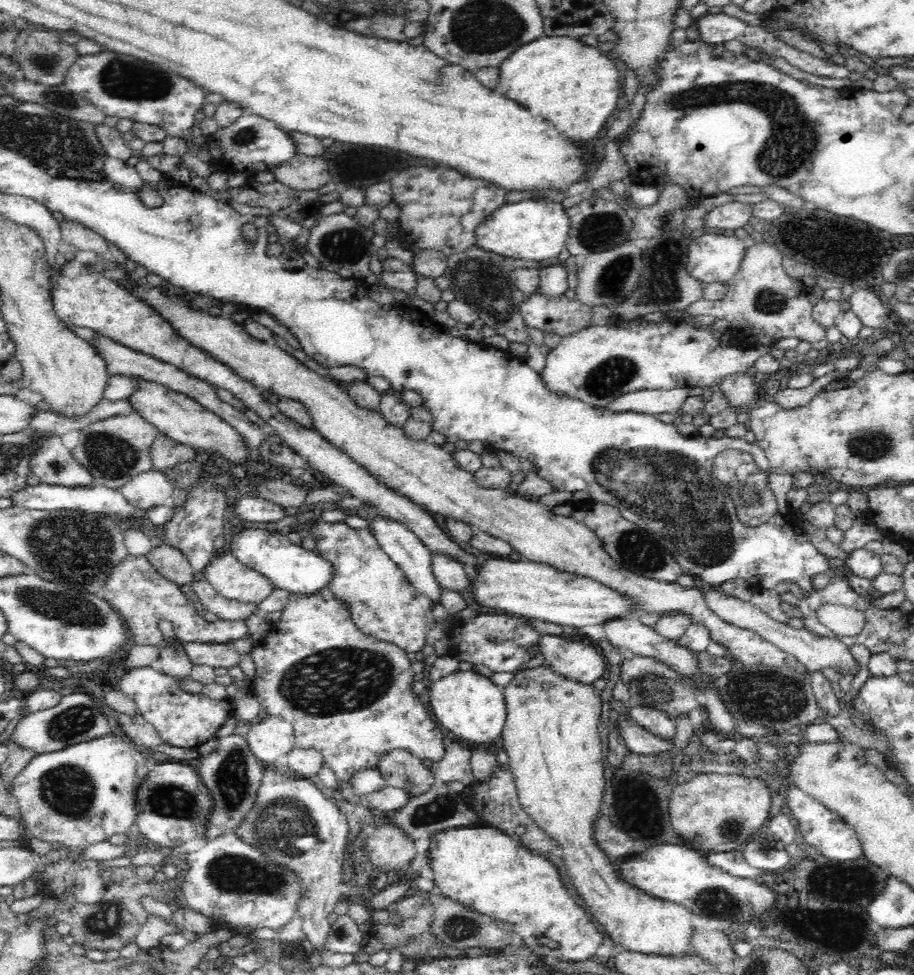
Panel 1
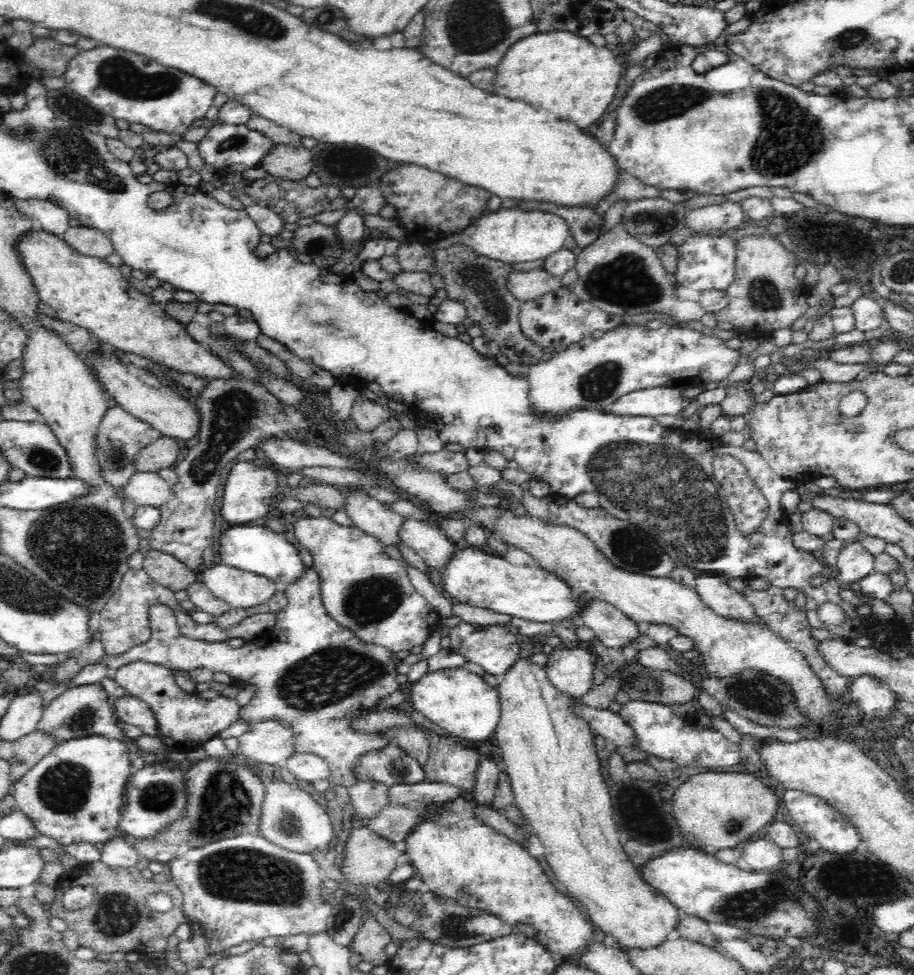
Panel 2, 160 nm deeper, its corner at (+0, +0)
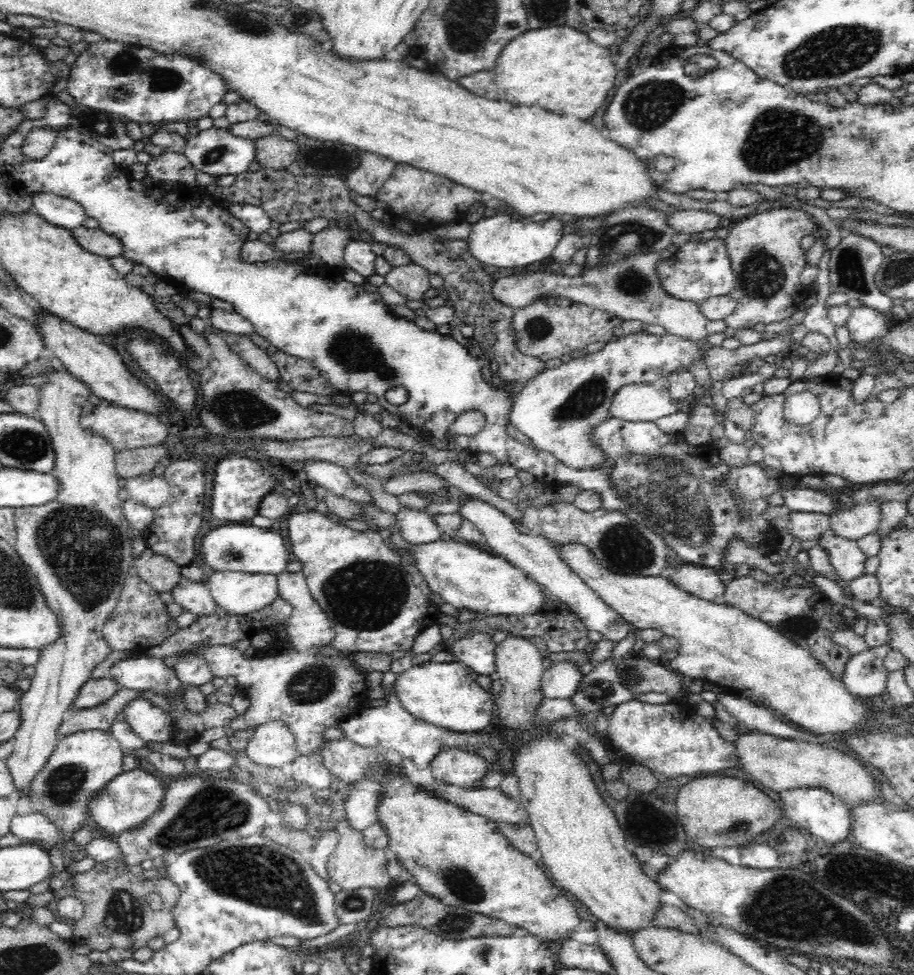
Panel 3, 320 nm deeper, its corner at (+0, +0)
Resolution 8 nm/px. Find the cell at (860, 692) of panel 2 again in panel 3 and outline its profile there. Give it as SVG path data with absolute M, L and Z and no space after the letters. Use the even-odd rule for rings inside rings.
M886 642L882 646L870 648L850 657L840 678L850 694L868 700L868 696L878 696L884 692L890 672L884 667L883 662L890 650L890 645Z

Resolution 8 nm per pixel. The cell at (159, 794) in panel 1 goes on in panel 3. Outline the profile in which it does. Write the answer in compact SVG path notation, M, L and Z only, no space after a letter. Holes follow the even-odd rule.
M138 766L133 770L124 771L109 782L94 802L90 802L94 822L100 833L112 837L120 833L132 832L145 824L161 808L164 804L166 790L168 788L164 786L164 782L160 782L156 776L138 769Z

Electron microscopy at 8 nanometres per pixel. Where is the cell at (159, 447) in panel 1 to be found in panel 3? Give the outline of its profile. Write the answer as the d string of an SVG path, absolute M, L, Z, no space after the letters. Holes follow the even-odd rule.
M166 444L147 446L118 452L115 458L116 473L122 481L151 472L156 463L169 460Z

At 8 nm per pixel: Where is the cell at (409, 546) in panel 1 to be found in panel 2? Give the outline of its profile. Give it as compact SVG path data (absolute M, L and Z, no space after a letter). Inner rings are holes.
M356 487L349 488L345 503L345 512L352 521L352 527L378 538L384 546L404 543L400 539L400 531L406 518L396 514L388 505Z

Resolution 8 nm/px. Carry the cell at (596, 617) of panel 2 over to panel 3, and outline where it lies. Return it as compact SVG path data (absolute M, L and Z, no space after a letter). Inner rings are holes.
M471 495L460 500L459 514L463 519L476 525L478 531L486 538L488 546L492 547L493 554L503 557L514 567L523 569L526 574L535 582L541 583L546 588L550 596L558 601L564 602L570 609L576 613L588 627L588 630L597 630L601 632L603 638L619 642L622 638L633 630L634 626L630 622L622 619L618 612L614 611L606 602L603 602L584 581L575 576L562 560L559 560L557 552L553 548L553 543L542 536L525 534L517 527L514 521L507 513L498 510L492 504L477 500Z

